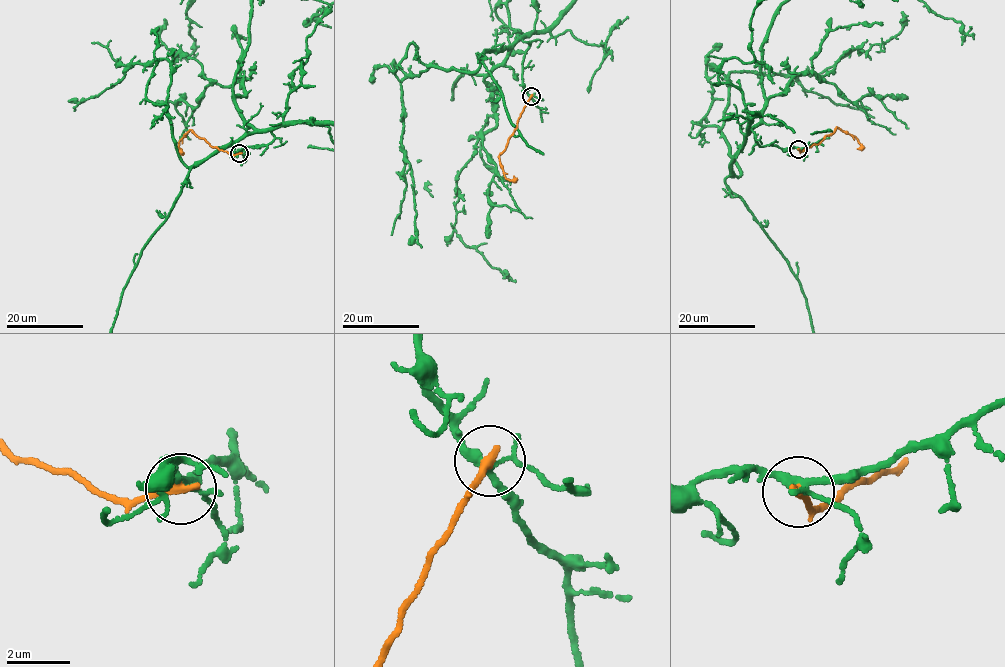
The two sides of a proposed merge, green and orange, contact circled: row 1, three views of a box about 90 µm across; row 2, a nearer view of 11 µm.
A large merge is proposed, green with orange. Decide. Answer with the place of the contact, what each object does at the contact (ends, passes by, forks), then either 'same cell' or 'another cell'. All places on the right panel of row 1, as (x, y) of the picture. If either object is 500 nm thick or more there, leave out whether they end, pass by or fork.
at (798, 149); green forks there; orange ends there; another cell

